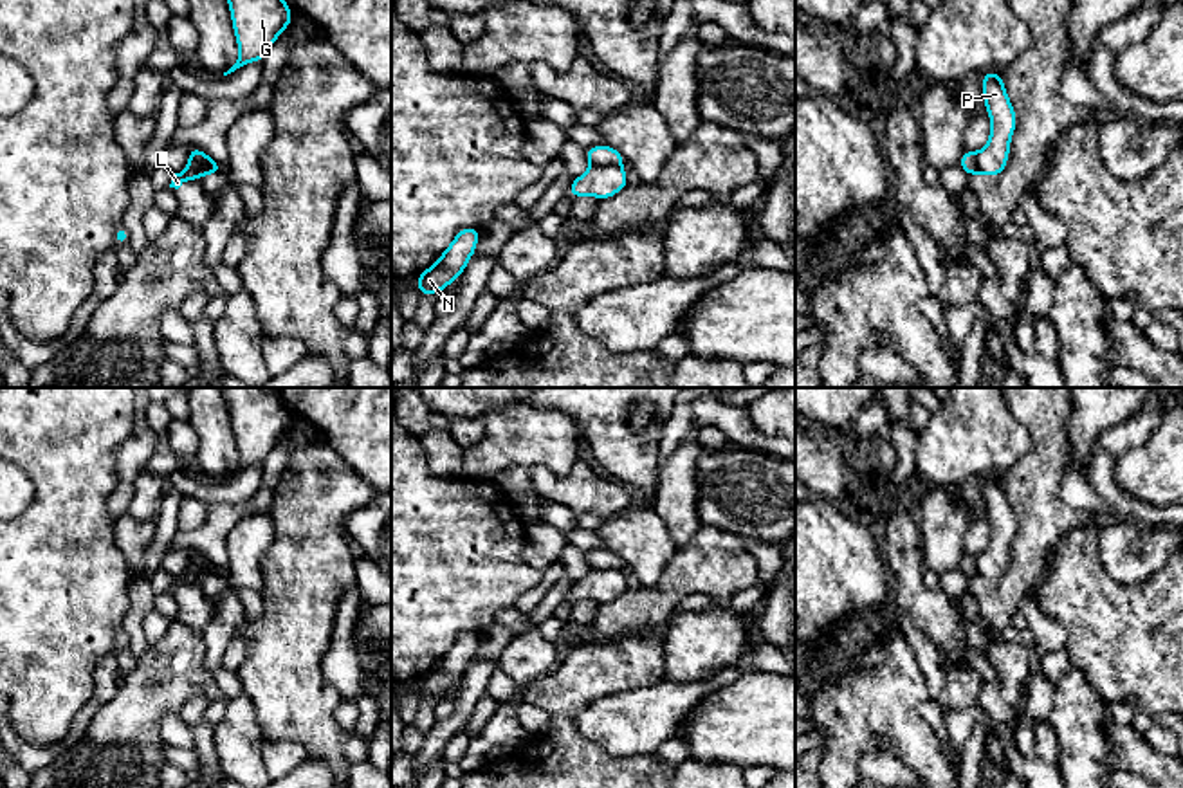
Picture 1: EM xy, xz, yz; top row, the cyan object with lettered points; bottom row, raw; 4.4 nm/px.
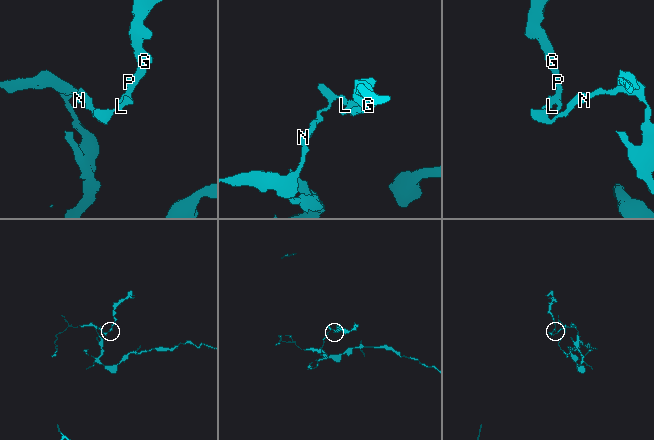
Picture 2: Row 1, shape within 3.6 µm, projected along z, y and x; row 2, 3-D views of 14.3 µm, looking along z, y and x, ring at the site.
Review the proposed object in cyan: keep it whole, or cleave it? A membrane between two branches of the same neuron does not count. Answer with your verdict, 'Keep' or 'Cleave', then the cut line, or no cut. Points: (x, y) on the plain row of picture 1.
Cleave. Split along xz (592, 568), (619, 570)

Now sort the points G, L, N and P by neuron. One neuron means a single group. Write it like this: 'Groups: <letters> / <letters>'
Groups: G P / L N

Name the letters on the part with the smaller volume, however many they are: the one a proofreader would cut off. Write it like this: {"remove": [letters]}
{"remove": ["G", "P"]}

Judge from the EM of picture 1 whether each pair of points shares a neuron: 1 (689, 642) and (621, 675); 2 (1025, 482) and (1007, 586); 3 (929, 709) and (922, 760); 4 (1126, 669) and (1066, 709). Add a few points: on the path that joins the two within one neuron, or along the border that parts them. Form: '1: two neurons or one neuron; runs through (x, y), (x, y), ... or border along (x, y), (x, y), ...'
1: two neurons; border along (662, 630), (664, 680)
2: one neuron; runs through (1028, 507), (1028, 561)
3: two neurons; border along (927, 698), (922, 705), (922, 718), (940, 742)
4: two neurons; border along (1072, 664), (1108, 704)

